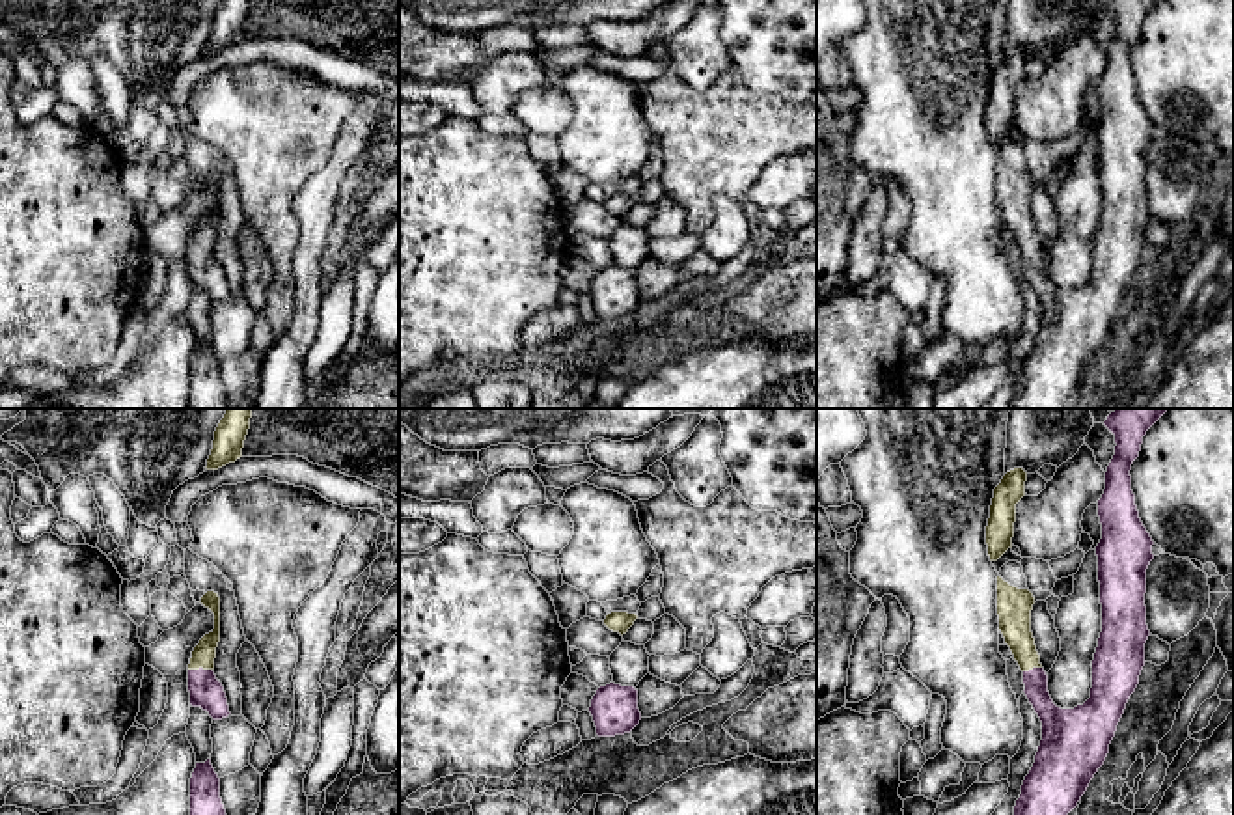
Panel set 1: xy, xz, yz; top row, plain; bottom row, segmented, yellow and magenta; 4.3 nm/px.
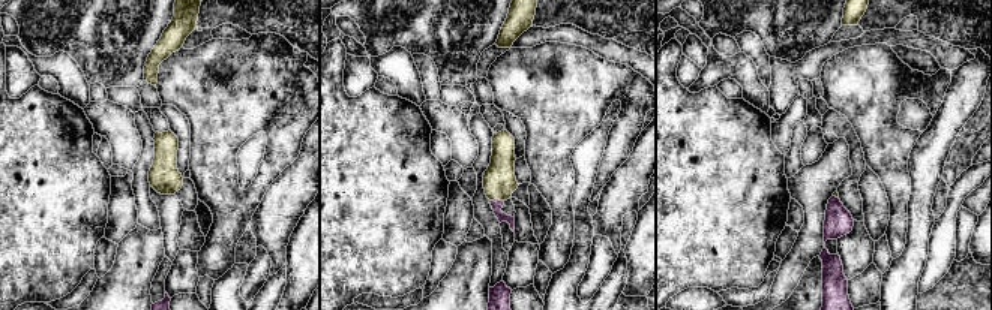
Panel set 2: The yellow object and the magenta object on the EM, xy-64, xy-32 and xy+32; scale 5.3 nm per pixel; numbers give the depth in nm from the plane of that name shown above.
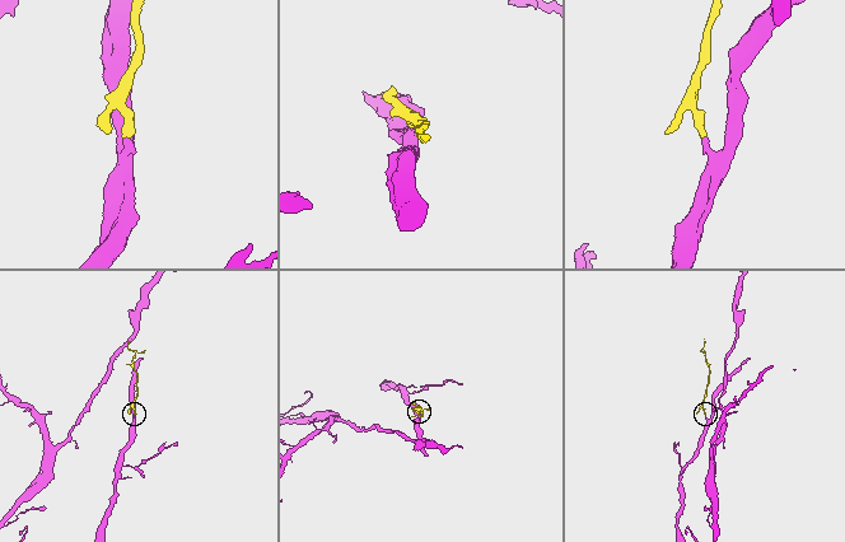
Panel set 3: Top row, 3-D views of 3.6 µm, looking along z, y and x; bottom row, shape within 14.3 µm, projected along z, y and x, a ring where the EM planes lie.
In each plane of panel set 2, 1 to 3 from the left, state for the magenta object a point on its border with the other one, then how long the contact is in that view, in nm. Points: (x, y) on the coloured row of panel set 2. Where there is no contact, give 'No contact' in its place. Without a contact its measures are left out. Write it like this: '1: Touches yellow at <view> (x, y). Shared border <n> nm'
1: No contact
2: Touches yellow at xy-32 (496, 198). Shared border 80 nm
3: Touches yellow at xy+32 (836, 196). Shared border 40 nm

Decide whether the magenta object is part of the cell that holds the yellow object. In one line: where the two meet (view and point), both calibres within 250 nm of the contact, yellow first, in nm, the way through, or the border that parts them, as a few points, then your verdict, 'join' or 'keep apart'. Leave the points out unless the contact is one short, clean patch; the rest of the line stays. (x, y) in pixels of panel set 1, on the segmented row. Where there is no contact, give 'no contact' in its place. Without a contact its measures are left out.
meets yellow in xy at (200, 666); 100 nm thick on the yellow side, 140 nm on the other; runs through xy (204, 653), (200, 666), (205, 690); join

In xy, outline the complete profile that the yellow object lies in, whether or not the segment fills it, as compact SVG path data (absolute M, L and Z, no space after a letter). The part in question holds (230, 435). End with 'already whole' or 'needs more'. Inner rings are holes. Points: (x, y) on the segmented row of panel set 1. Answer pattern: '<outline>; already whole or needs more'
M227 408L220 420L207 470L218 470L242 457L244 440L250 429L252 408Z; already whole

